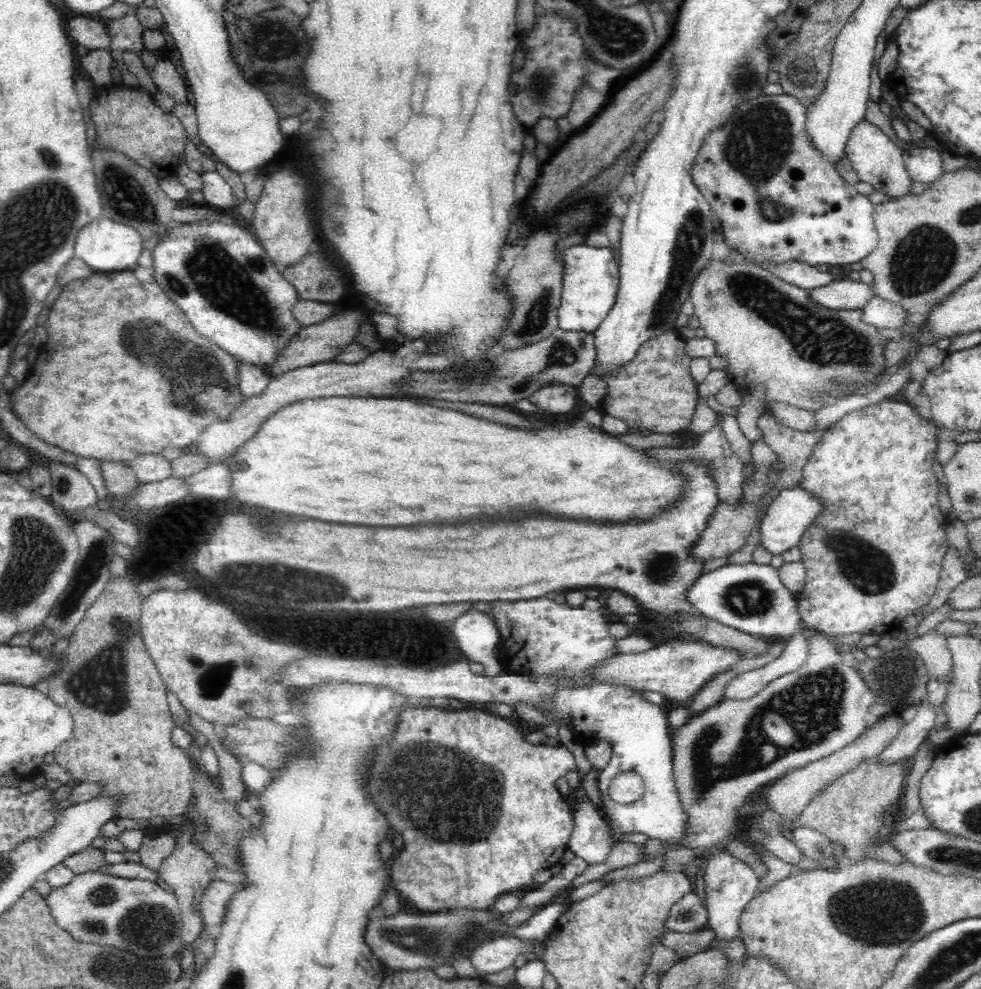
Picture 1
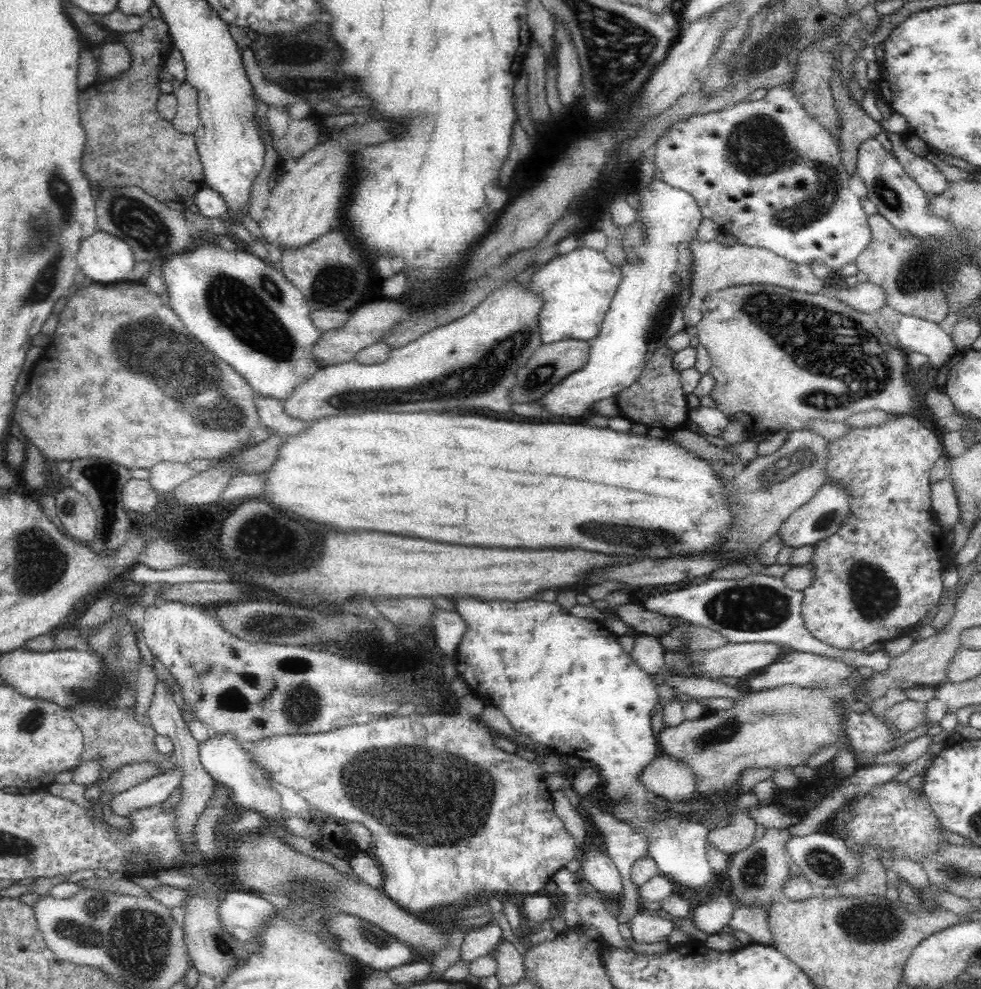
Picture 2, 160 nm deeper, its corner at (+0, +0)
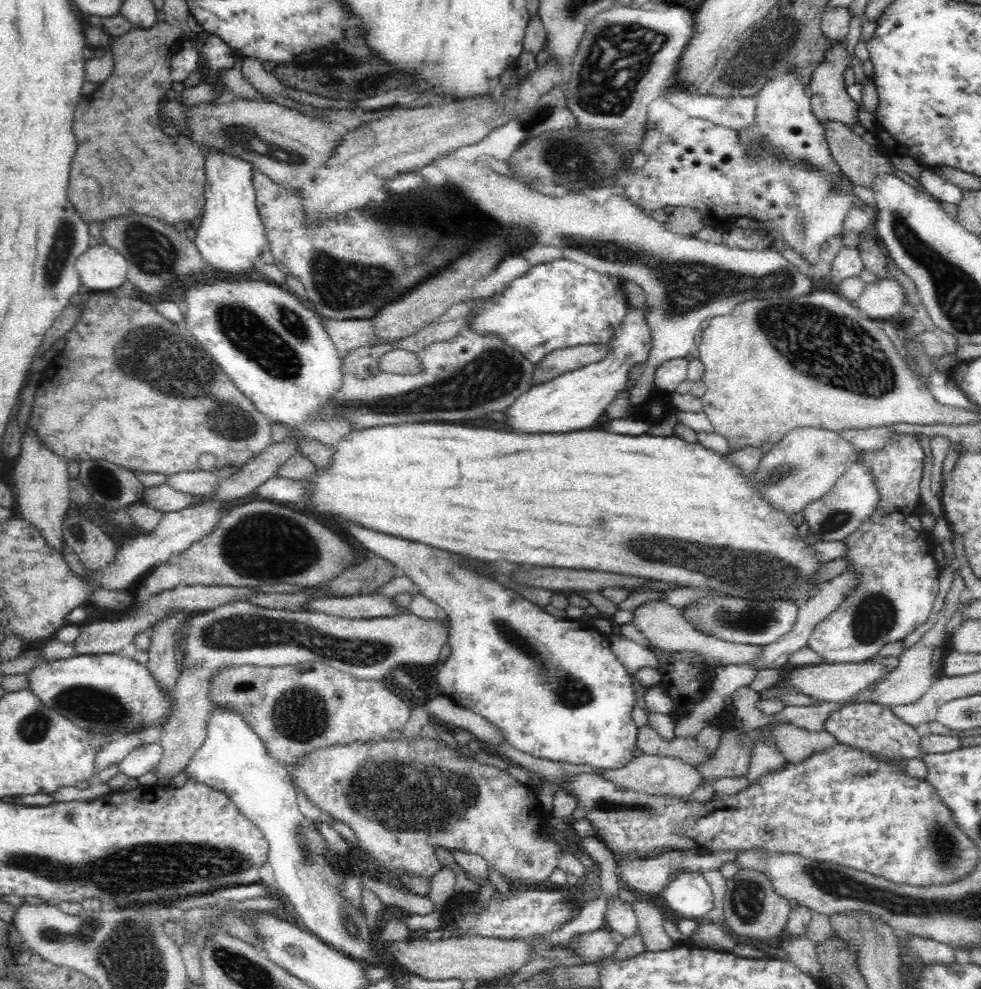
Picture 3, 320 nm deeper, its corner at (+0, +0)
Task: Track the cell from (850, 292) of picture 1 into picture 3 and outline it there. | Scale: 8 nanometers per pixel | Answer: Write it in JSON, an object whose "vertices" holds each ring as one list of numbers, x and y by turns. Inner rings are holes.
{"vertices":[[894,279,878,280,865,284,858,302,853,302,860,311,873,320,888,320,904,309,905,298,902,286]]}

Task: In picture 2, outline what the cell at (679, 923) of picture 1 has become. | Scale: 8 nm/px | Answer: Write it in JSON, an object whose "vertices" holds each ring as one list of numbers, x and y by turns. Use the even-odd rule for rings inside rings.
{"vertices":[[648,911,637,913,631,918,632,940,638,944,654,944,666,941,672,926,673,920,666,920,666,918]]}

